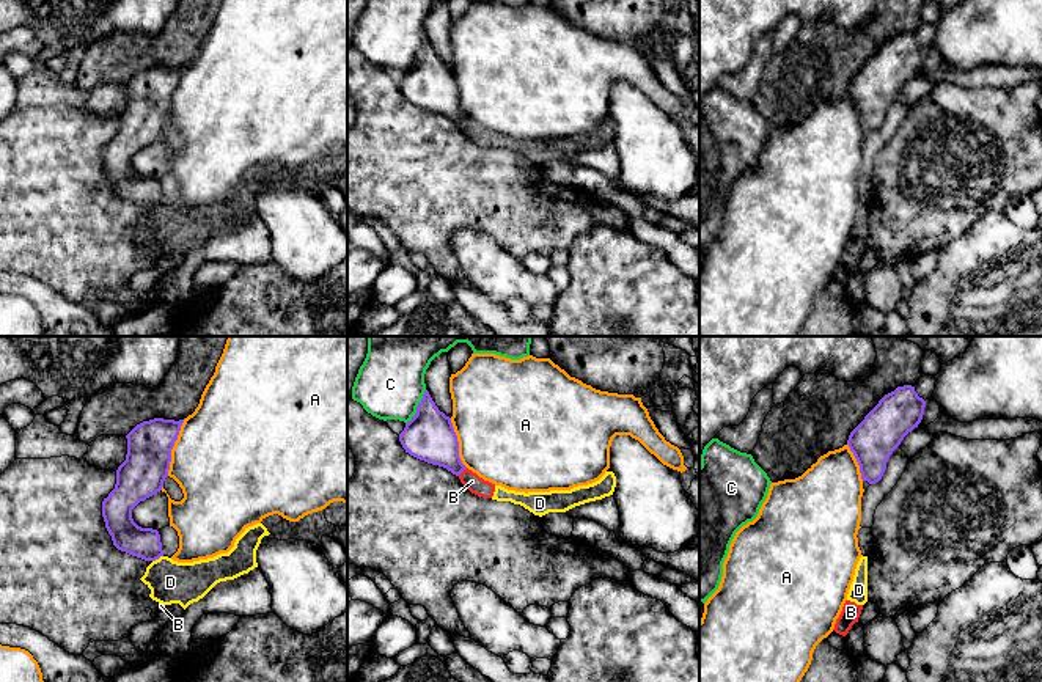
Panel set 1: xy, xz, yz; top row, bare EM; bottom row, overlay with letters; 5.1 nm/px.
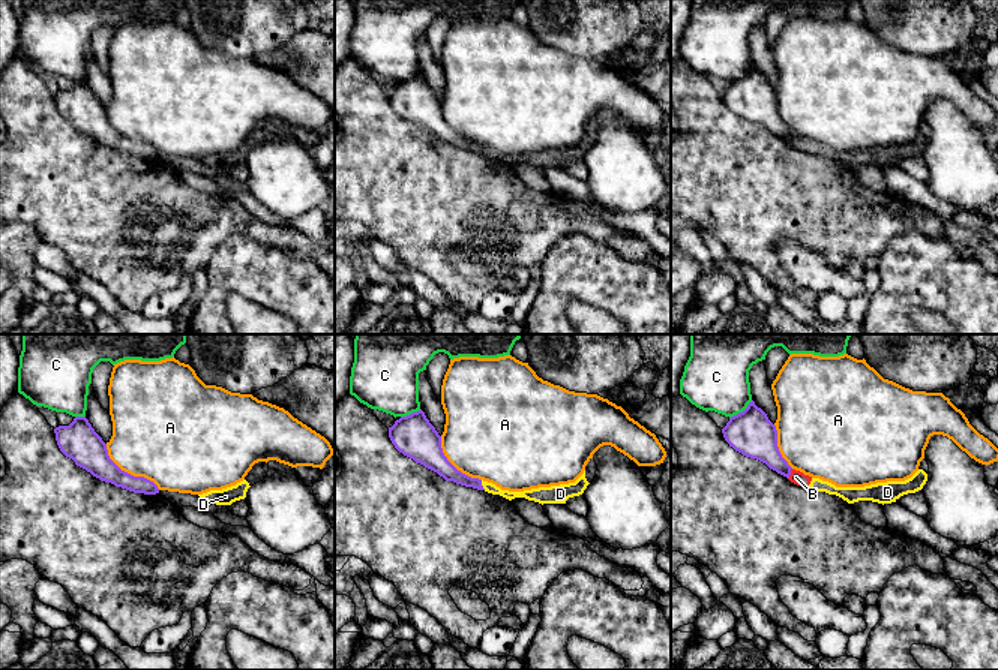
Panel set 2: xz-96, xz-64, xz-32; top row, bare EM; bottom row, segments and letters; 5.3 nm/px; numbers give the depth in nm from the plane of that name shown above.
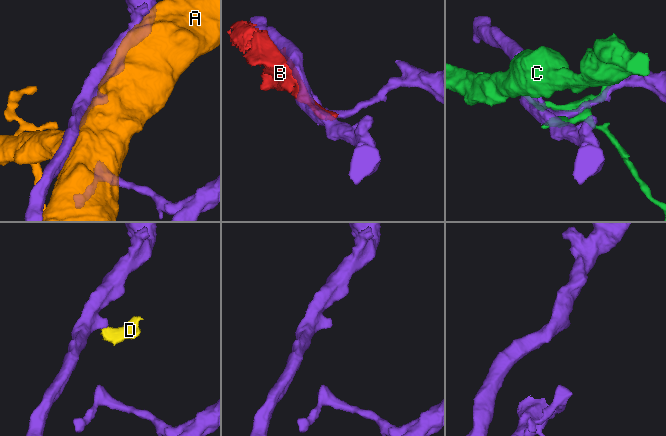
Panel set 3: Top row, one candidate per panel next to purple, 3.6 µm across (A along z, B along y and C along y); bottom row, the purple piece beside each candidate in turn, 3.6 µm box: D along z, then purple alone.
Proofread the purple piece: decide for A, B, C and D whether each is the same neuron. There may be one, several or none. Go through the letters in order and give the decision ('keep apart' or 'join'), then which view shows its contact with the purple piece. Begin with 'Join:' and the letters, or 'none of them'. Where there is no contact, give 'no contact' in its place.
Join: none of them
A: keep apart; contact in xy
B: keep apart; contact in xz
C: keep apart; contact in xz
D: keep apart; contact in xy

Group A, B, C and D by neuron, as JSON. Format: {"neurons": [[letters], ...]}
{"neurons": [["A"], ["B", "D"], ["C"]]}

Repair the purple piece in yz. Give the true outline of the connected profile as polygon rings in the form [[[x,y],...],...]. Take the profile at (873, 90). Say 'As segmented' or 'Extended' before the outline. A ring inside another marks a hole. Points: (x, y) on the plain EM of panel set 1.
As segmented. [[[897,35],[850,80],[847,93],[860,113],[863,129],[875,132],[882,127],[893,99],[921,71],[924,55],[926,49],[915,35]]]

